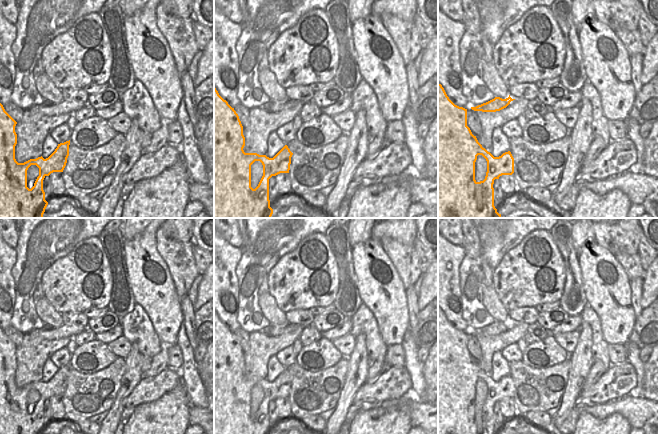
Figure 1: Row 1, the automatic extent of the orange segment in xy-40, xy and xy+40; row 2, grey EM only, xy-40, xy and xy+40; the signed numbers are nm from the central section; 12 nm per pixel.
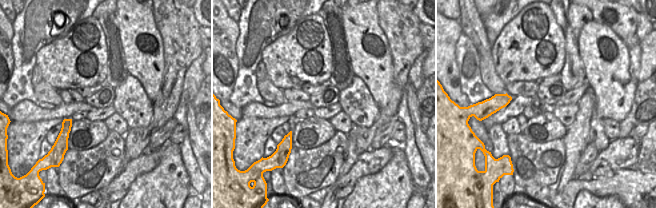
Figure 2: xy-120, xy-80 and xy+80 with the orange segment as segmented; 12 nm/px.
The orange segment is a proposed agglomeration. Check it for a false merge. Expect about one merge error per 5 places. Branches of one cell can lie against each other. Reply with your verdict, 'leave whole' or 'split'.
leave whole

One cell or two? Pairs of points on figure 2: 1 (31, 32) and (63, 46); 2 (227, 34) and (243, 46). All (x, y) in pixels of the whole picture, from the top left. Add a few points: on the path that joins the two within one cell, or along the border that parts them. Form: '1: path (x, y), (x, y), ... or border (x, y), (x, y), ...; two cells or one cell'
1: border (71, 28), (62, 37), (43, 45), (35, 58); two cells
2: border (237, 23), (236, 65); two cells

